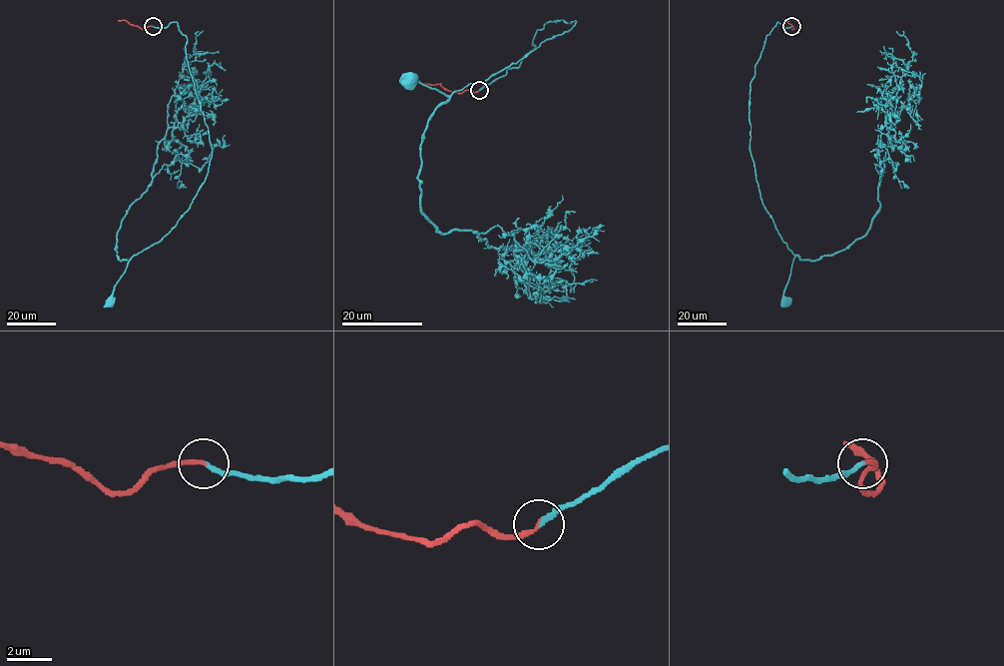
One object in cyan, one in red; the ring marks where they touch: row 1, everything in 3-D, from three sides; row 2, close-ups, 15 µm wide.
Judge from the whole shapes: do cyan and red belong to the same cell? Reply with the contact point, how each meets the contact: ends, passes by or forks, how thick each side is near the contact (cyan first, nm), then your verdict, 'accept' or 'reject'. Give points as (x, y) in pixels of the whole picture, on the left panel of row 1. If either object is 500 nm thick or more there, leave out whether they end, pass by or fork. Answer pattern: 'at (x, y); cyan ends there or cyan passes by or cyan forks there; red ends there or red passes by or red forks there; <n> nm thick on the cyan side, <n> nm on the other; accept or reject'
at (153, 26); cyan ends there; red ends there; 190 nm thick on the cyan side, 200 nm on the other; accept

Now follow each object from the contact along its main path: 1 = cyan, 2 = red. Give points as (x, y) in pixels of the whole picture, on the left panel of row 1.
1: (152, 26), (177, 22), (187, 39), (186, 60), (212, 153), (190, 208), (159, 242), (134, 255), (110, 304)
2: (152, 26), (141, 29), (125, 20), (118, 21)

